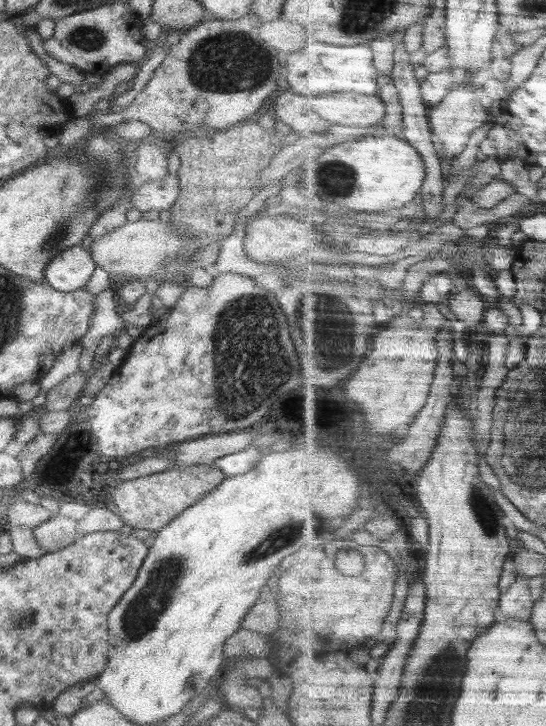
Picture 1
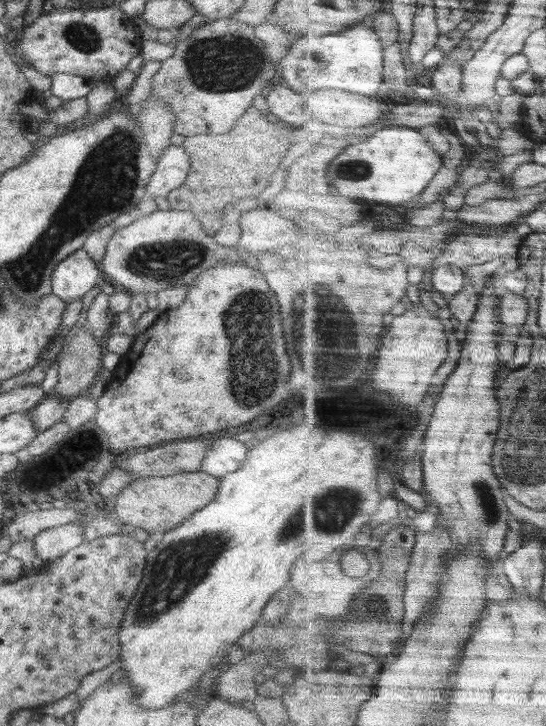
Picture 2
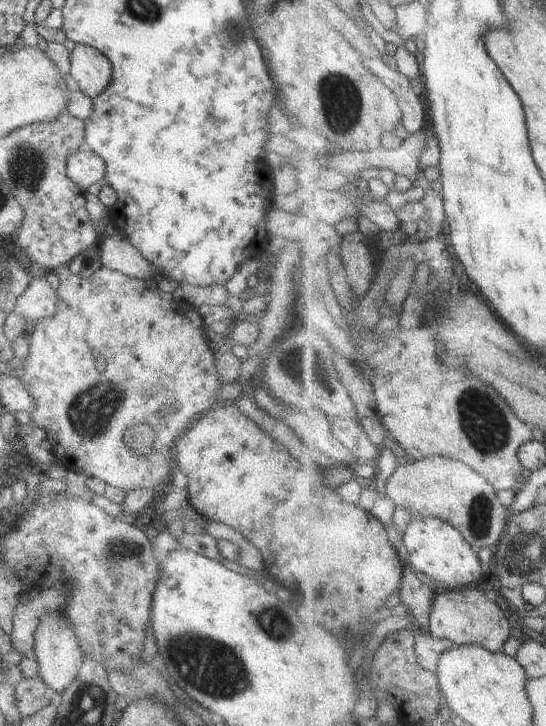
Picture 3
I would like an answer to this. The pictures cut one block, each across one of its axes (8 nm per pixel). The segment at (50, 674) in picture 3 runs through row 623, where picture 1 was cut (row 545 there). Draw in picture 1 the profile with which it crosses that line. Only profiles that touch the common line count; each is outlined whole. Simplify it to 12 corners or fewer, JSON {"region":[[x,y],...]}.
{"region":[[52,512],[33,532],[45,553],[78,538],[77,520]]}

